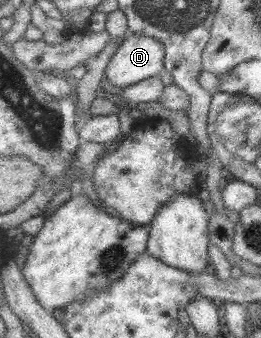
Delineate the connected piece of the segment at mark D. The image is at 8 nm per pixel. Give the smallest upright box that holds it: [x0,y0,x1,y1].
[107,34,167,90]

